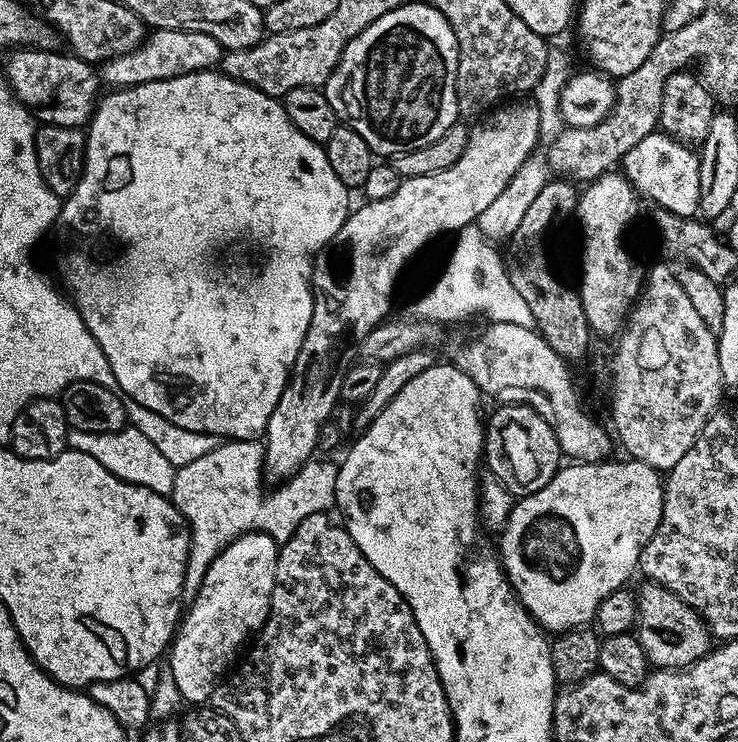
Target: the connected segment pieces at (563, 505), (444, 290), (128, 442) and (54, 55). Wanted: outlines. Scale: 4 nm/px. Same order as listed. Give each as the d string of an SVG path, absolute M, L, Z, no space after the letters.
M624 458L621 464L612 464L613 462L601 462L599 464L581 464L579 462L568 462L561 467L556 474L556 479L546 482L542 490L538 490L533 496L521 496L515 501L510 510L510 518L503 526L500 536L500 552L498 559L501 568L504 569L504 575L508 578L508 583L512 585L512 591L520 600L520 605L536 619L536 623L548 634L559 634L568 632L572 628L582 628L591 625L596 619L598 606L614 590L625 587L629 583L628 579L635 573L640 566L640 555L650 542L650 538L658 530L658 522L662 522L662 506L664 505L664 480L661 473L649 464L644 464L640 460Z
M471 224L461 228L455 235L454 240L456 242L442 272L433 282L432 286L413 302L413 314L411 315L417 321L433 323L440 326L442 326L442 323L458 322L468 316L480 314L486 316L486 320L490 322L535 327L532 311L529 309L527 303L525 303L525 299L517 293L517 289L513 287L507 274L505 259L501 251L495 249L497 247L485 237L477 225Z
M125 426L122 430L110 434L94 434L73 428L68 434L68 448L73 452L90 454L90 458L102 462L102 466L106 466L110 474L126 482L146 486L146 490L154 490L154 494L171 497L177 468L136 428Z
M21 47L2 68L12 93L28 107L41 125L57 124L83 129L96 111L101 95L100 73L88 61L64 50L41 50Z

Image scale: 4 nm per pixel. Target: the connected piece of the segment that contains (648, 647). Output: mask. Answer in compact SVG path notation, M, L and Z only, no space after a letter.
M644 582L636 592L636 622L634 635L642 650L648 656L653 669L688 669L695 660L708 655L714 644L714 637L703 618L694 611L678 594L666 590L660 584Z

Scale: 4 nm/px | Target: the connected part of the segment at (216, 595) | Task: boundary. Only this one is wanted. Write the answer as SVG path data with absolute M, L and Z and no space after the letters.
M247 532L225 546L218 558L210 562L210 570L206 570L198 594L187 605L166 653L166 664L173 671L175 685L184 702L192 706L207 705L216 685L233 667L236 651L244 643L247 645L250 637L259 633L268 621L279 557L274 538L261 532Z

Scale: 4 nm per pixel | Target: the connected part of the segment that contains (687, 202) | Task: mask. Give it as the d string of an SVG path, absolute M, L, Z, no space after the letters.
M663 130L651 132L634 150L624 155L622 175L645 201L653 200L656 208L665 208L675 216L692 218L699 209L698 170L699 155L689 145L681 144Z

